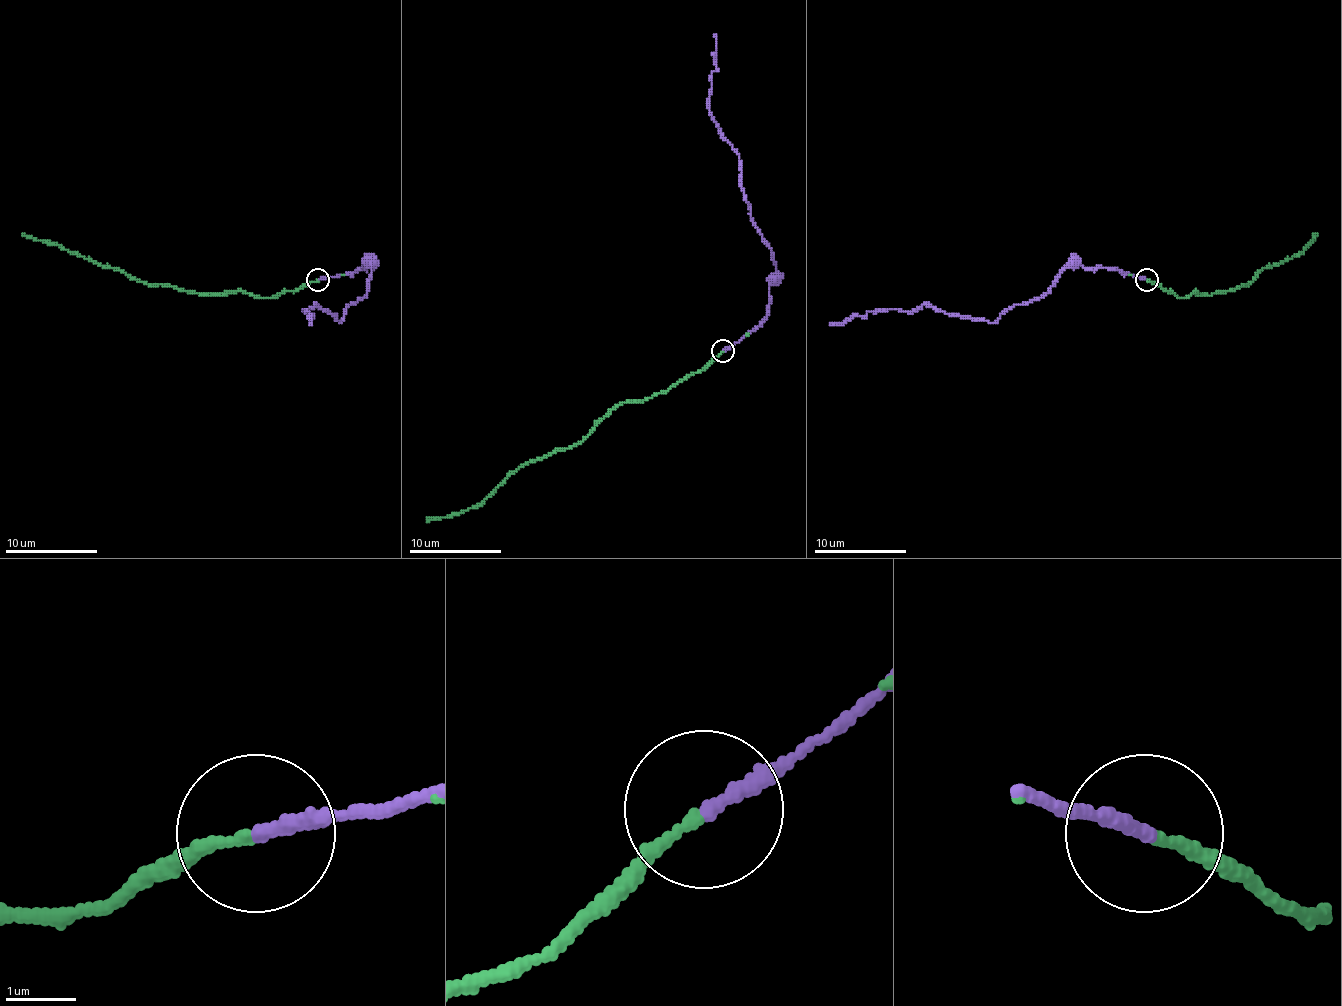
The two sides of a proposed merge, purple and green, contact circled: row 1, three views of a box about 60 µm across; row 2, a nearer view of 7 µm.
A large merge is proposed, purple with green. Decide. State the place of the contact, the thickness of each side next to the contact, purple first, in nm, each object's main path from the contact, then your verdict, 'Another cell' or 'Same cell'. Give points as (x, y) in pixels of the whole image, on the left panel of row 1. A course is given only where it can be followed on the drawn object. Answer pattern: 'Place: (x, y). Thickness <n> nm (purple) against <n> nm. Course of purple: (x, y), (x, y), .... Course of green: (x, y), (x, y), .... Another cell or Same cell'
Place: (318, 280). Thickness 220 nm (purple) against 150 nm. Course of purple: (318, 279), (371, 268), (369, 291), (346, 307), (339, 323), (316, 304), (305, 309), (312, 316), (309, 325). Course of green: (318, 281), (270, 297), (245, 291), (187, 293), (144, 284), (22, 233). Same cell

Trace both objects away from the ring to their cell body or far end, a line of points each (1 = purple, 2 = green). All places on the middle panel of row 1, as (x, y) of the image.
1: (723, 351), (767, 315), (769, 278), (776, 271), (774, 253), (744, 197), (739, 154), (711, 115), (714, 34)
2: (723, 351), (700, 370), (649, 397), (620, 402), (567, 448), (521, 464), (479, 503), (426, 522)

